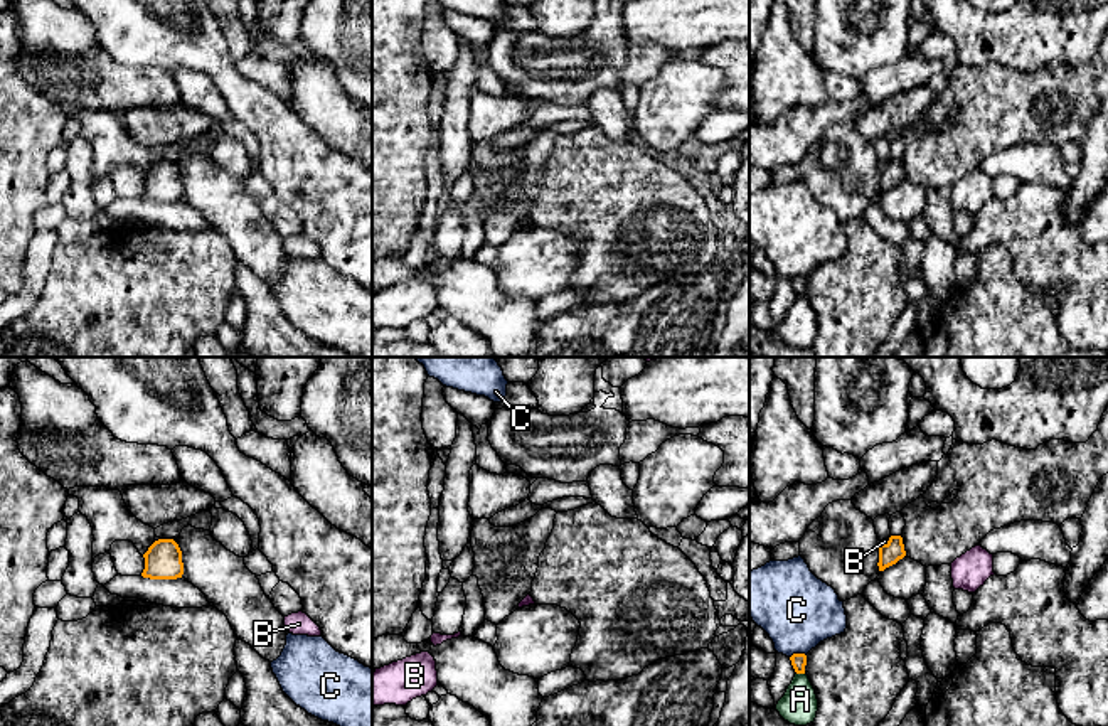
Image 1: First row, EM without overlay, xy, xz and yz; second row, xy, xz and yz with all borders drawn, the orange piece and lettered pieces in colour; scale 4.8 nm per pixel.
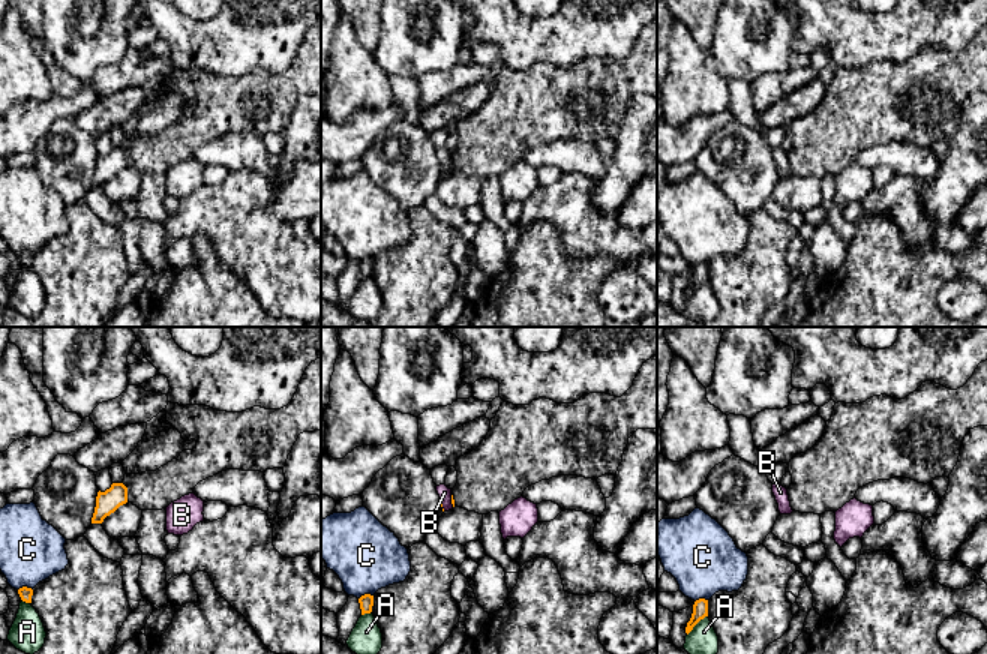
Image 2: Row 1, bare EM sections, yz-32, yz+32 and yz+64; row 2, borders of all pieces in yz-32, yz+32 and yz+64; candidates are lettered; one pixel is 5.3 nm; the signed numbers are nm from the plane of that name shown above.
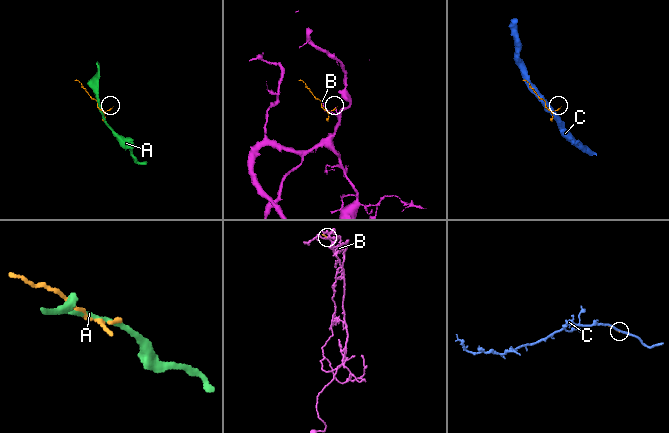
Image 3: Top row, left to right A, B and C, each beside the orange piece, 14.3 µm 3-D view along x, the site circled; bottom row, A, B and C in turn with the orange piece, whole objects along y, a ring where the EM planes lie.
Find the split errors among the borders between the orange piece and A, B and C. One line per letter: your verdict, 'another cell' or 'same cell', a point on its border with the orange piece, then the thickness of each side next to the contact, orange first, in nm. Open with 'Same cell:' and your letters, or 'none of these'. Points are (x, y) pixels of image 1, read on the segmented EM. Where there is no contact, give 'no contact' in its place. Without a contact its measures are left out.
Same cell: none of these
A: another cell; contact yz (800, 672); calibres 80 and 180 nm
B: another cell; contact yz (884, 544); calibres 100 and 30 nm
C: another cell; contact yz (797, 654); calibres 80 and 360 nm

